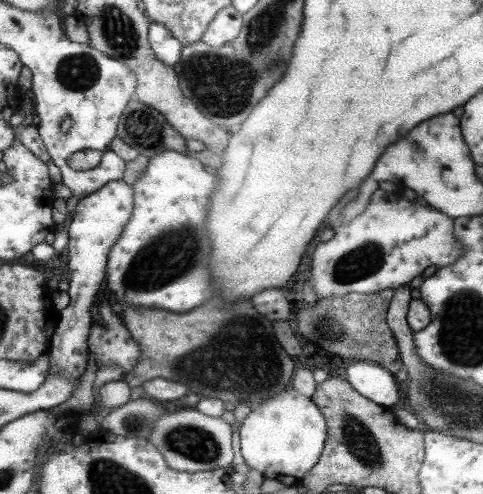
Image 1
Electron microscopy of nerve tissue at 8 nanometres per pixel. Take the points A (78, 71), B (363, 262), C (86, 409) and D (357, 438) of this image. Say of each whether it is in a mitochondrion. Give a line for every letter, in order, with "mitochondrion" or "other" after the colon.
A: mitochondrion
B: mitochondrion
C: other
D: mitochondrion

